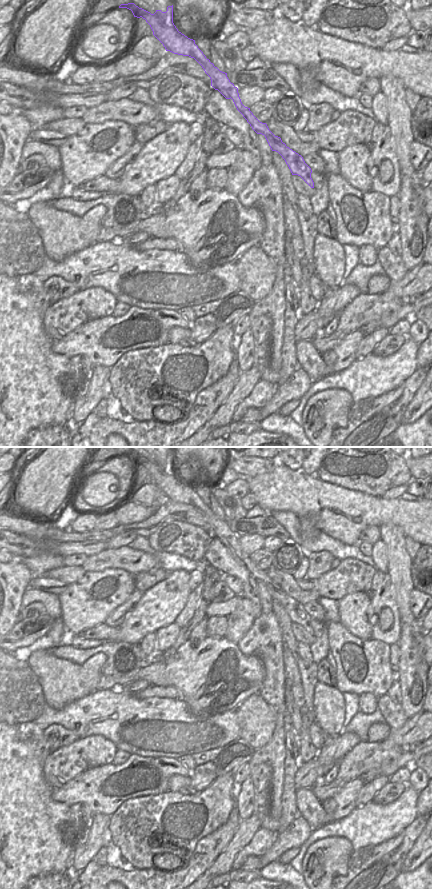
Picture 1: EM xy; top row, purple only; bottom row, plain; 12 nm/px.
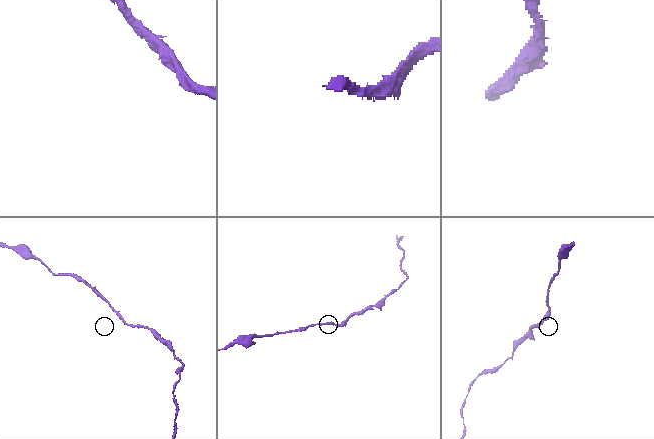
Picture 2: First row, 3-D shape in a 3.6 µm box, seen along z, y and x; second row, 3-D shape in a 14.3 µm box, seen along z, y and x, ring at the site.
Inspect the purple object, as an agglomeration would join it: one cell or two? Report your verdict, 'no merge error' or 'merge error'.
no merge error

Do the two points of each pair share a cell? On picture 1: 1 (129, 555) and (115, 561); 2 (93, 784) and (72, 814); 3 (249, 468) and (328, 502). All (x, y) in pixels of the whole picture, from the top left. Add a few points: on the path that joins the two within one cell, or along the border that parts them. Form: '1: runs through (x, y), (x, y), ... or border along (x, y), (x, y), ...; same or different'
1: runs through (126, 557), (118, 558); same
2: border along (57, 801), (68, 804), (84, 803), (91, 813); different
3: border along (273, 461), (273, 465), (268, 471), (246, 478); different

